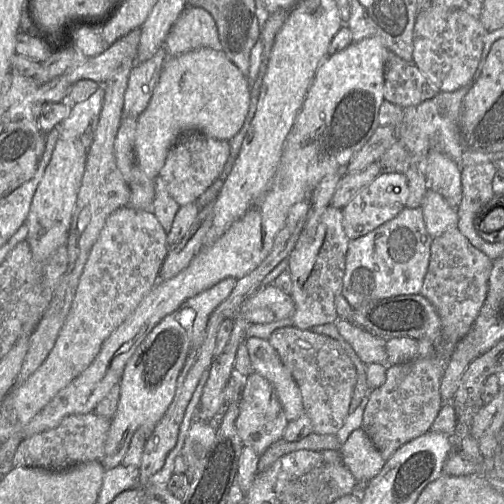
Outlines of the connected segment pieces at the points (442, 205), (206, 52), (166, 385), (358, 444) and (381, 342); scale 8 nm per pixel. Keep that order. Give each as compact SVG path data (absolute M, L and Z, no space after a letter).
M428 189L421 208L427 231L433 238L456 227L457 209L451 207L438 192Z
M199 48L168 57L146 109L137 117L134 141L136 168L130 182L129 206L151 211L155 179L166 157L179 137L187 132L200 132L229 141L242 128L250 103L247 76L222 50Z
M228 277L216 283L212 287L185 300L176 310L159 321L146 335L133 356L127 362L119 380L120 399L115 415L110 418L111 425L105 444L105 456L103 465L106 469L112 469L122 463L127 453L133 434L139 428L146 428L149 436L165 415L176 393L177 380L184 369L188 356L193 349L199 349L206 333L206 326L211 313L232 292L237 279Z
M362 428L354 430L339 449L341 462L358 483L368 483L384 467L385 460Z
M337 319L334 323L345 342L351 346L360 360L366 364L366 371L368 368L367 364L370 363L378 363L389 367L385 350L387 340L375 336L346 320Z

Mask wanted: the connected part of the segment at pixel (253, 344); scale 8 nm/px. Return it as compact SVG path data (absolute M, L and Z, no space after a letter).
M247 337L245 345L253 371L271 383L284 408L287 420L290 422L306 414L301 391L269 340Z

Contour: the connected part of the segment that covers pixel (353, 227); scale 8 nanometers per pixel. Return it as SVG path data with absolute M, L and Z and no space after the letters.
M382 172L369 185L361 189L343 207L343 227L350 240L362 237L385 222L395 218L405 207L409 189L407 177L398 172Z

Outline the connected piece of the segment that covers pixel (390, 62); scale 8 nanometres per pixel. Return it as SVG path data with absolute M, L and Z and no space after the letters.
M389 53L384 67L385 100L406 109L416 107L438 93L413 61Z

